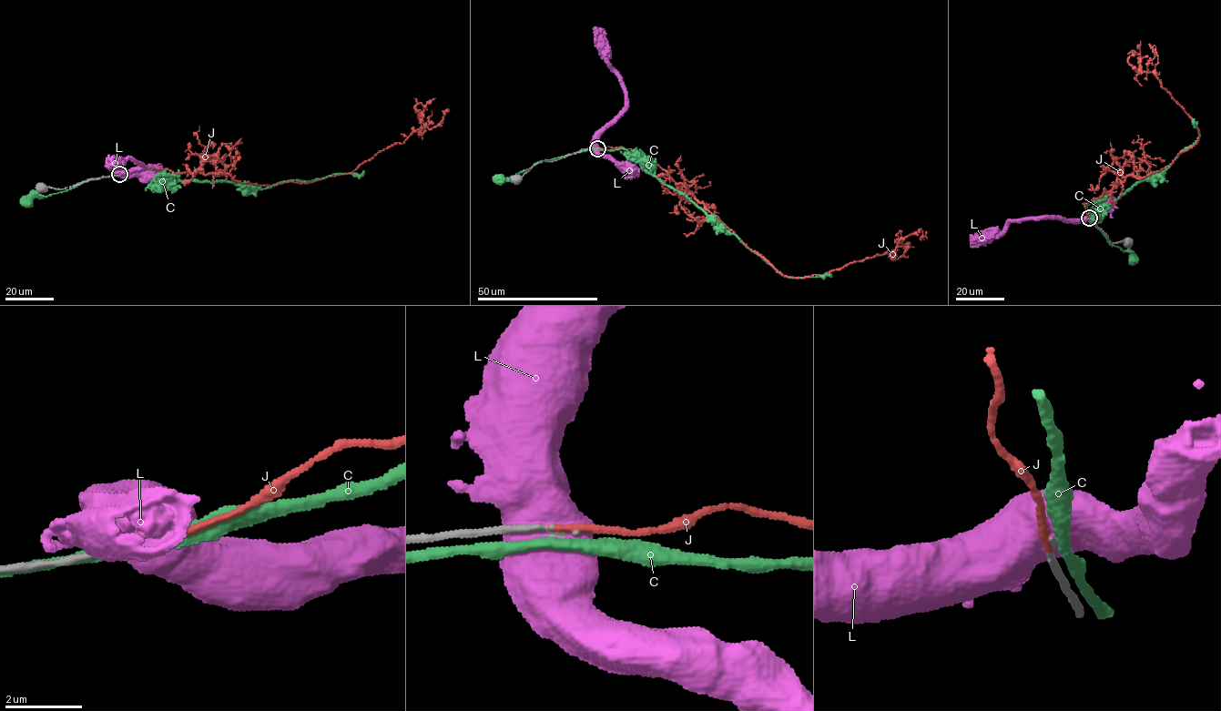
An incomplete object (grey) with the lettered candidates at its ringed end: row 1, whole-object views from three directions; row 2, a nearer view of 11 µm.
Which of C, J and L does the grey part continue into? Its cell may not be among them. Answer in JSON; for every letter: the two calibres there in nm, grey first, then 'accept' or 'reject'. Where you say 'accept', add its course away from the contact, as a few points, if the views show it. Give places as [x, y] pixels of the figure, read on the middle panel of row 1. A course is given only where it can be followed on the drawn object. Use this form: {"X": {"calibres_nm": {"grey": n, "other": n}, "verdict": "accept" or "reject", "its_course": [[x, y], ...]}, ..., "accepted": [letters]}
{"C": {"calibres_nm": {"grey": 110, "other": 320}, "verdict": "reject"}, "J": {"calibres_nm": {"grey": 140, "other": 180}, "verdict": "accept", "its_course": [[596, 148], [630, 148], [655, 162], [788, 277], [823, 275], [926, 231]]}, "L": {"calibres_nm": {"grey": 200, "other": 750}, "verdict": "reject"}, "accepted": ["J"]}

